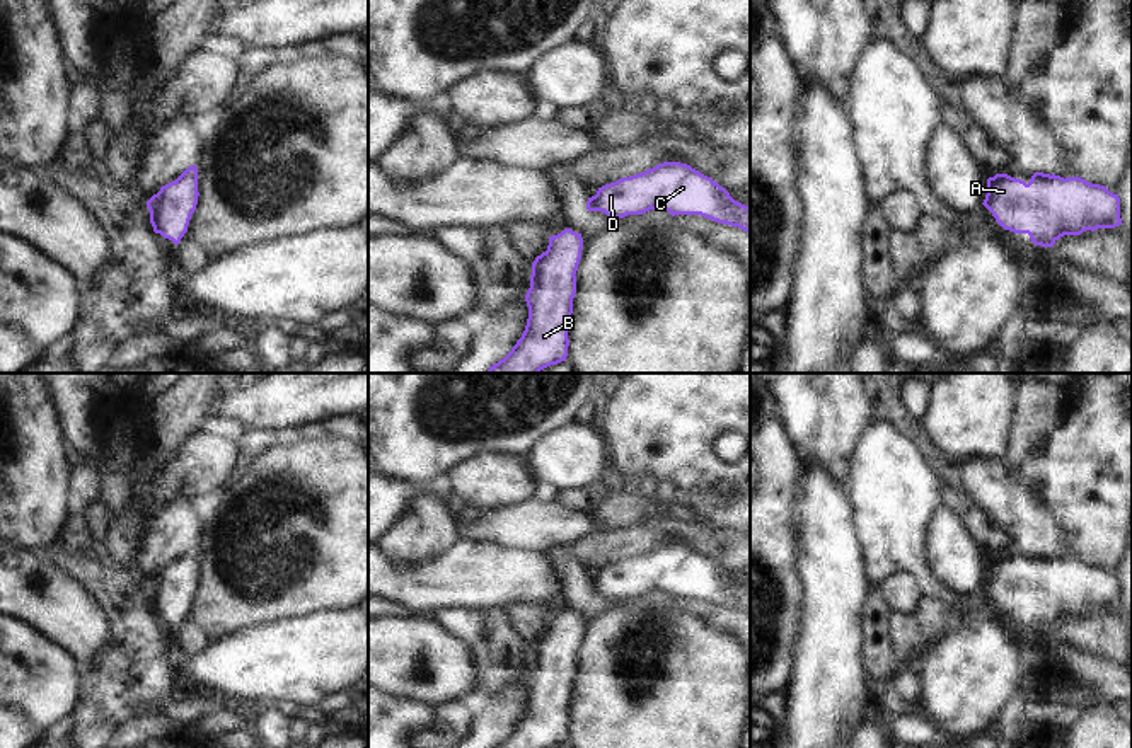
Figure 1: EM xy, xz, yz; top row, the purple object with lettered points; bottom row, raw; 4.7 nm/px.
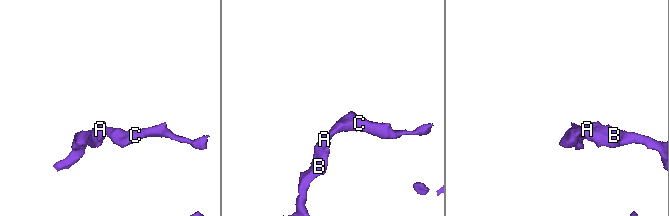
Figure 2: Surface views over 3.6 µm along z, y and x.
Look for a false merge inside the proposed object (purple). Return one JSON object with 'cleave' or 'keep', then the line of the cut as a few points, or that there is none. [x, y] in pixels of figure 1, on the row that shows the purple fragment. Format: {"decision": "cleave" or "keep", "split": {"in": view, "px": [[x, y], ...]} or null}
{"decision": "keep", "split": null}

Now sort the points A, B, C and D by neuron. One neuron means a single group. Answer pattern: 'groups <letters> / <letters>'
groups A B C D

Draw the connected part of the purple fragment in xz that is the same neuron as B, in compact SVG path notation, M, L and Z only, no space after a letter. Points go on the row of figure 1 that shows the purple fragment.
M571 228L549 237L547 250L532 262L530 288L525 295L528 307L525 331L488 373L539 373L566 361L581 249L581 233Z

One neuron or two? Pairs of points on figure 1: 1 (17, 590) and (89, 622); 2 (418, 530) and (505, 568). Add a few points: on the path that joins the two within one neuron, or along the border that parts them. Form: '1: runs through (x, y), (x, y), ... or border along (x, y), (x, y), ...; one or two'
1: runs through (34, 595), (53, 600), (72, 617); one
2: border along (456, 544), (416, 563); two

